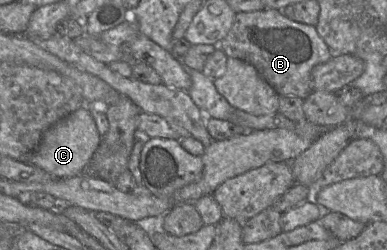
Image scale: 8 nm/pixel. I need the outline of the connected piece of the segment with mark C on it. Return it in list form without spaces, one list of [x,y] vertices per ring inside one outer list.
[[[87,105],[72,112],[51,126],[44,134],[36,150],[26,159],[52,177],[68,178],[80,175],[99,146],[101,136]]]

